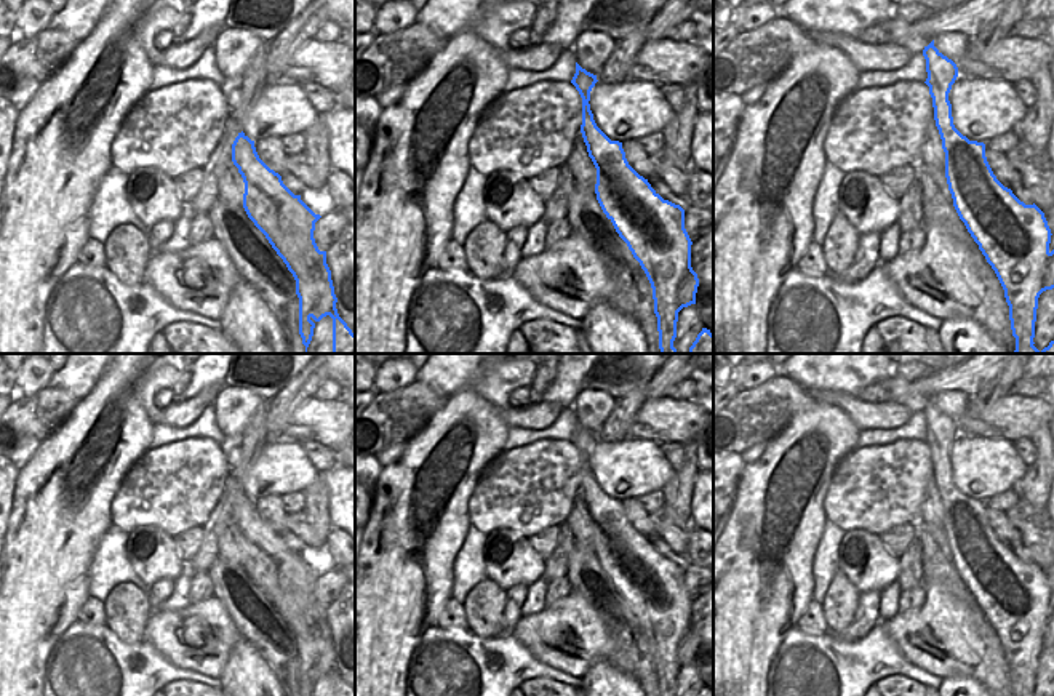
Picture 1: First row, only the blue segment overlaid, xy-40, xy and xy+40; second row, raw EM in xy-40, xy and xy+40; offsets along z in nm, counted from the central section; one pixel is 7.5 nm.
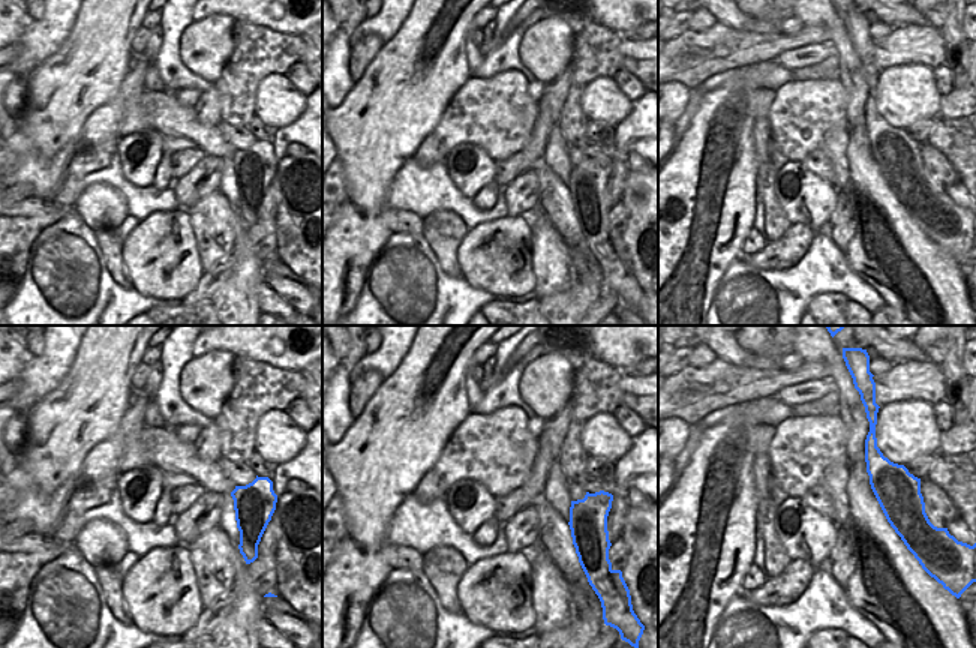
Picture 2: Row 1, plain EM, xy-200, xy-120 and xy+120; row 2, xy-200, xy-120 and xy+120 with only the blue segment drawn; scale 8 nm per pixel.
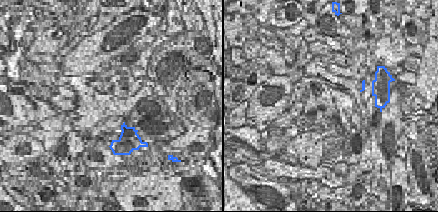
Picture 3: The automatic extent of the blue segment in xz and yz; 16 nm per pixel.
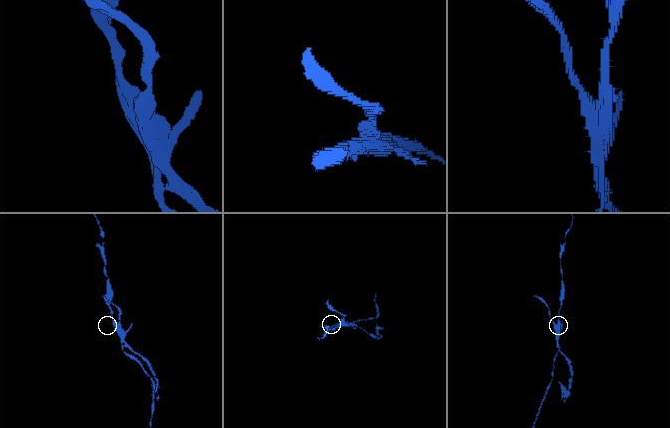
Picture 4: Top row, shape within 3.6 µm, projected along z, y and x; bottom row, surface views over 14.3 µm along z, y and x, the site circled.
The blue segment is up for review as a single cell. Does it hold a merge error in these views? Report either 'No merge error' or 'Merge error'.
Merge error

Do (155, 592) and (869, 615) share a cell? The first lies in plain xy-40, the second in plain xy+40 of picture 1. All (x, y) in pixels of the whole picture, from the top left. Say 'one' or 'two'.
one

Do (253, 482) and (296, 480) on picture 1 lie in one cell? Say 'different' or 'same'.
same

